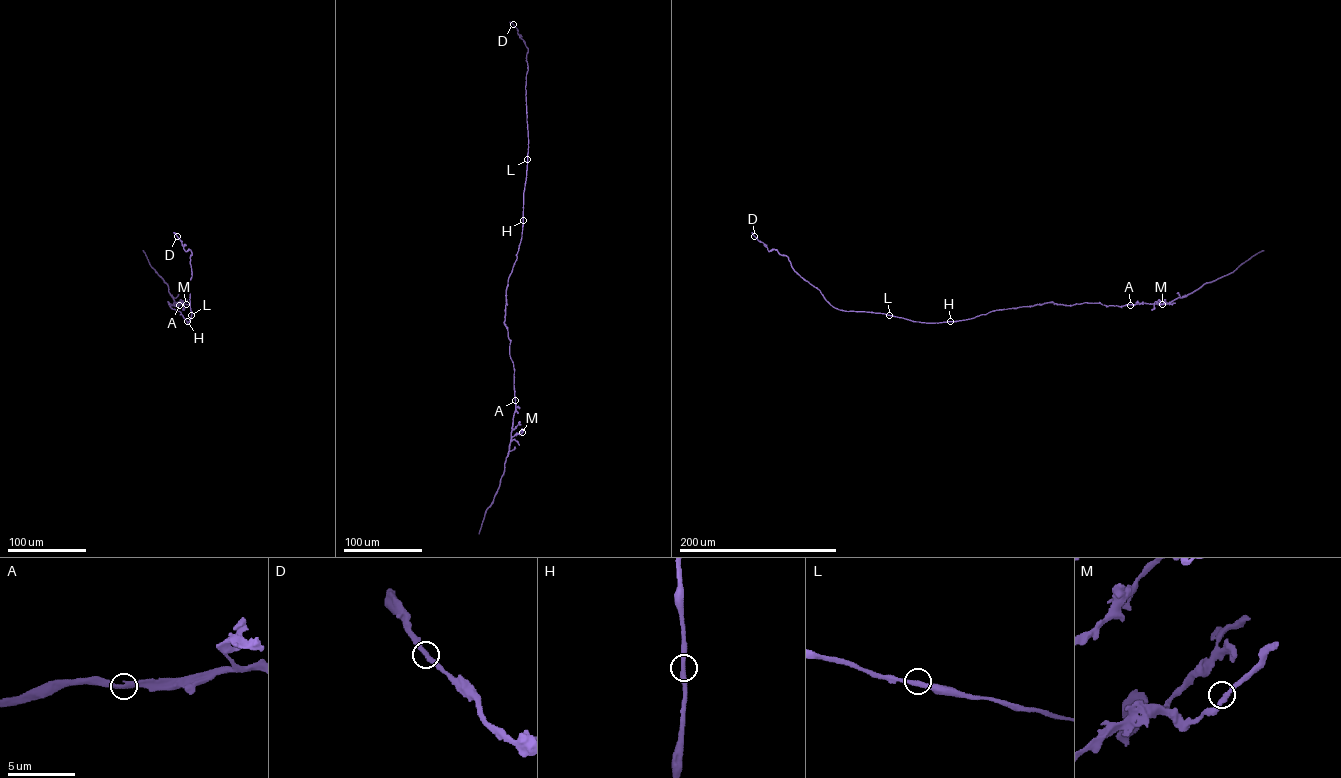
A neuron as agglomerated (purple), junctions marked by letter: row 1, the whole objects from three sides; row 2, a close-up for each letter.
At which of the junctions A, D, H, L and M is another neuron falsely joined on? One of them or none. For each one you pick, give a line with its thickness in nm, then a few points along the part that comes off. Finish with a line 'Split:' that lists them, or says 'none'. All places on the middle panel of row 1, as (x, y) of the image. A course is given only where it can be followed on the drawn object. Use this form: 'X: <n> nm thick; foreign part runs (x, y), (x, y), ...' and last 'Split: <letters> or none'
Split: none

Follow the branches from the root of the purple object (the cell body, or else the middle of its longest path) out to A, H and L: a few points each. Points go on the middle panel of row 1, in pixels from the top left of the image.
A: (512, 269), (506, 290), (504, 324), (514, 369), (515, 400)
H: (512, 269), (523, 220)
L: (512, 269), (522, 236), (527, 159)

